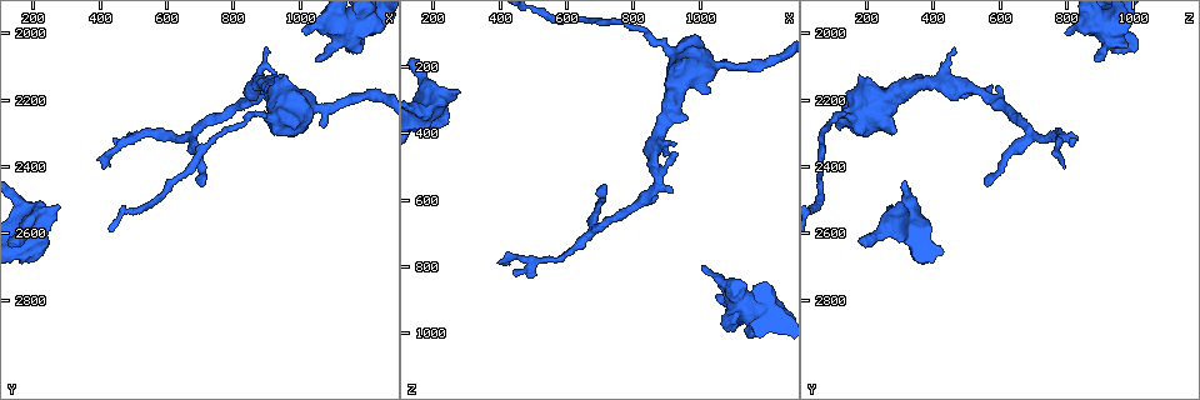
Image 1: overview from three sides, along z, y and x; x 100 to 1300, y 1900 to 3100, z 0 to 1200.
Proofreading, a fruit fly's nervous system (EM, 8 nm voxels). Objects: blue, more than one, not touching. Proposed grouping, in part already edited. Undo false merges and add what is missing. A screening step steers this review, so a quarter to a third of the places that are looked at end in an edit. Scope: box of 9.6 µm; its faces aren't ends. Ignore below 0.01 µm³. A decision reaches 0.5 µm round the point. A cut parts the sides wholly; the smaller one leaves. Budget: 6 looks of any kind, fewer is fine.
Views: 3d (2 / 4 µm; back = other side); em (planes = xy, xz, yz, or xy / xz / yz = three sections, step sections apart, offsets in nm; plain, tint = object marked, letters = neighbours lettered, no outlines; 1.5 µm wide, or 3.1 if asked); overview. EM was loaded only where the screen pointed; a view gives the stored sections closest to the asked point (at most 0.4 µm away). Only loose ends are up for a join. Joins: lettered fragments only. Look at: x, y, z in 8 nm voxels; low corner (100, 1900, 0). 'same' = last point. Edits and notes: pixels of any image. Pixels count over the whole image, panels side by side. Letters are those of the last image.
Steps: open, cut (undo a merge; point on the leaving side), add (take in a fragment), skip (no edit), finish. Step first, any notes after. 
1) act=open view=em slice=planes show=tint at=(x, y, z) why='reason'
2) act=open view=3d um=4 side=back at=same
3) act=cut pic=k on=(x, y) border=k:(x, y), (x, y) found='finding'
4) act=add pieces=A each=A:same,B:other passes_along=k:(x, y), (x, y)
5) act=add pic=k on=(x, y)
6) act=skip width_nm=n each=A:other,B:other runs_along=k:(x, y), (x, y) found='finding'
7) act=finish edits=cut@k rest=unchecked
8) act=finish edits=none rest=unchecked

act=open view=3d um=4 at=(270, 2520, 270) why='thick end'

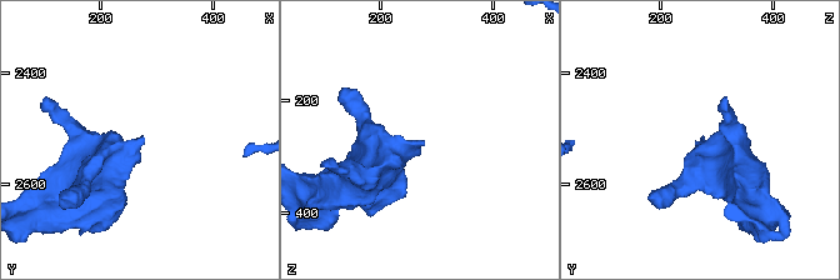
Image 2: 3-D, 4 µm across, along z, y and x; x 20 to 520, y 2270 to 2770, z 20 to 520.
act=open view=em slice=planes show=letters at=(275, 2520, 275) why='now the EM'

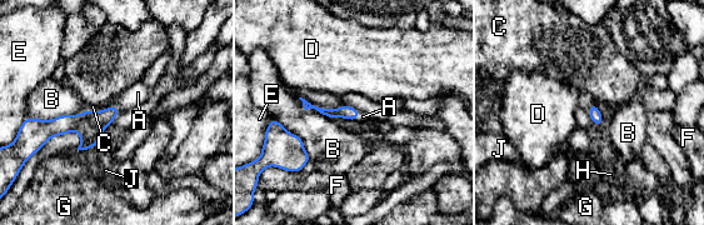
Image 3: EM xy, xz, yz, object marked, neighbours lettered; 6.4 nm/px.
act=add pieces=A each=A:same,B:other,C:other,D:other,E:other,F:other,G:other,H:other,J:other passes_along=3:(90, 125), (116, 109), (138, 93) found='it goes on there'

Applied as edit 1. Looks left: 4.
act=open view=overview why='redraw'

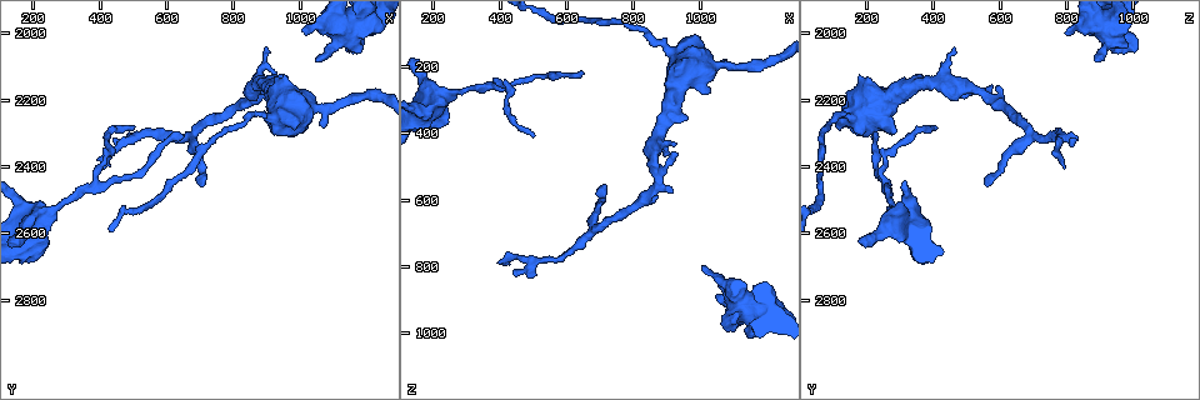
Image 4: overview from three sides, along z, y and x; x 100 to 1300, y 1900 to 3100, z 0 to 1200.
act=open view=em slice=planes show=plain at=(640, 2310, 230) why='thin end'

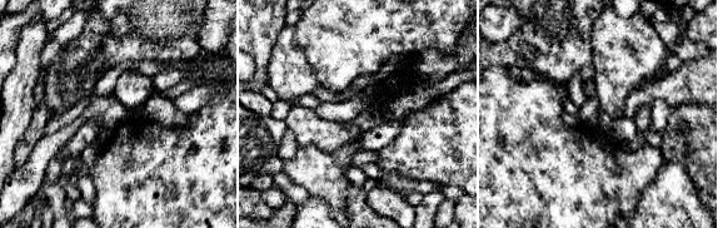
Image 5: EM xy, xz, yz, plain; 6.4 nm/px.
act=open view=em slice=planes show=letters at=same why='what lies round it'

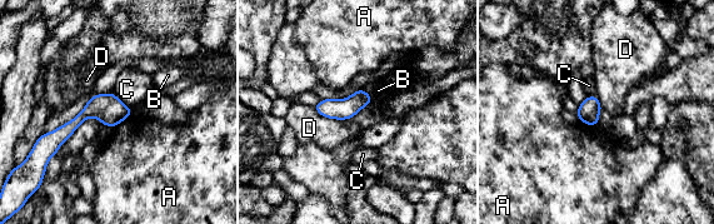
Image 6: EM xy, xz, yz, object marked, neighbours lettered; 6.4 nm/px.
act=add pieces=B each=A:other,B:same,C:other,D:other passes_along=6:(340, 109), (368, 94), (378, 90) found='the cell continues'

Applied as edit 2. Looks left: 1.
act=open view=em slice=planes show=letters at=(1000, 1980, 800) why='branch stops here'

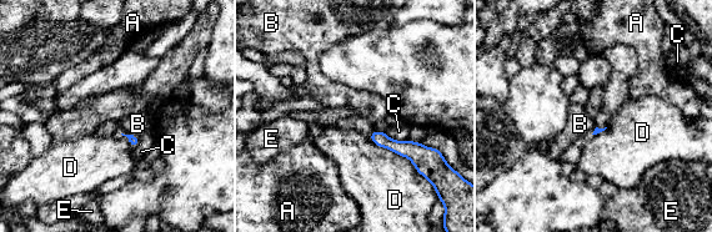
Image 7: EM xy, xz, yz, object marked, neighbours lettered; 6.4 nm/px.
act=skip each=A:other,B:other,C:other,D:other,E:other found='no lettered fragment goes on from it'

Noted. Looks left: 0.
act=finish edits=add@3,add@6 rest=unchecked

